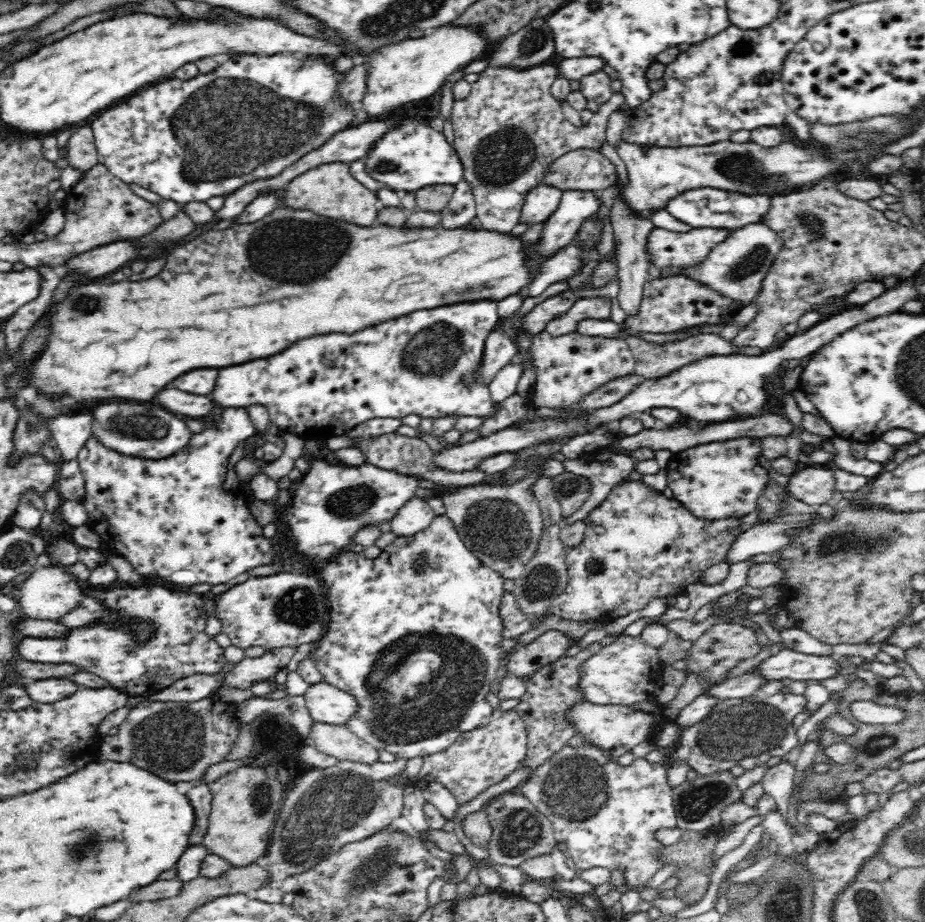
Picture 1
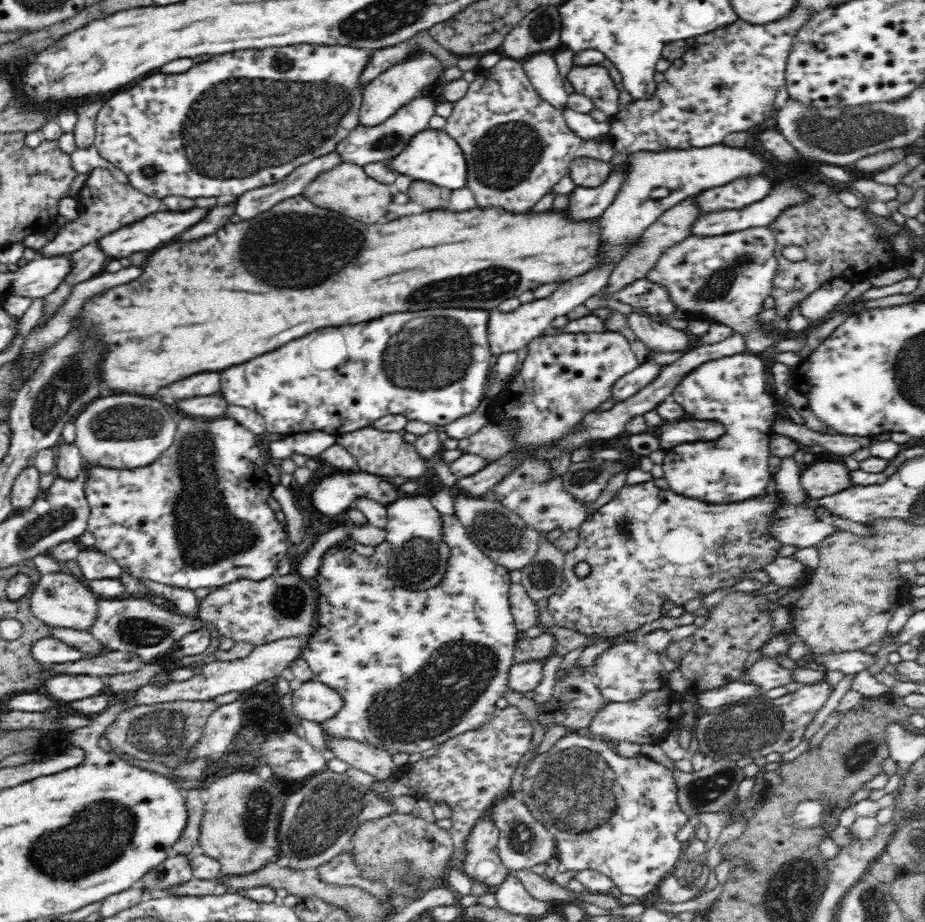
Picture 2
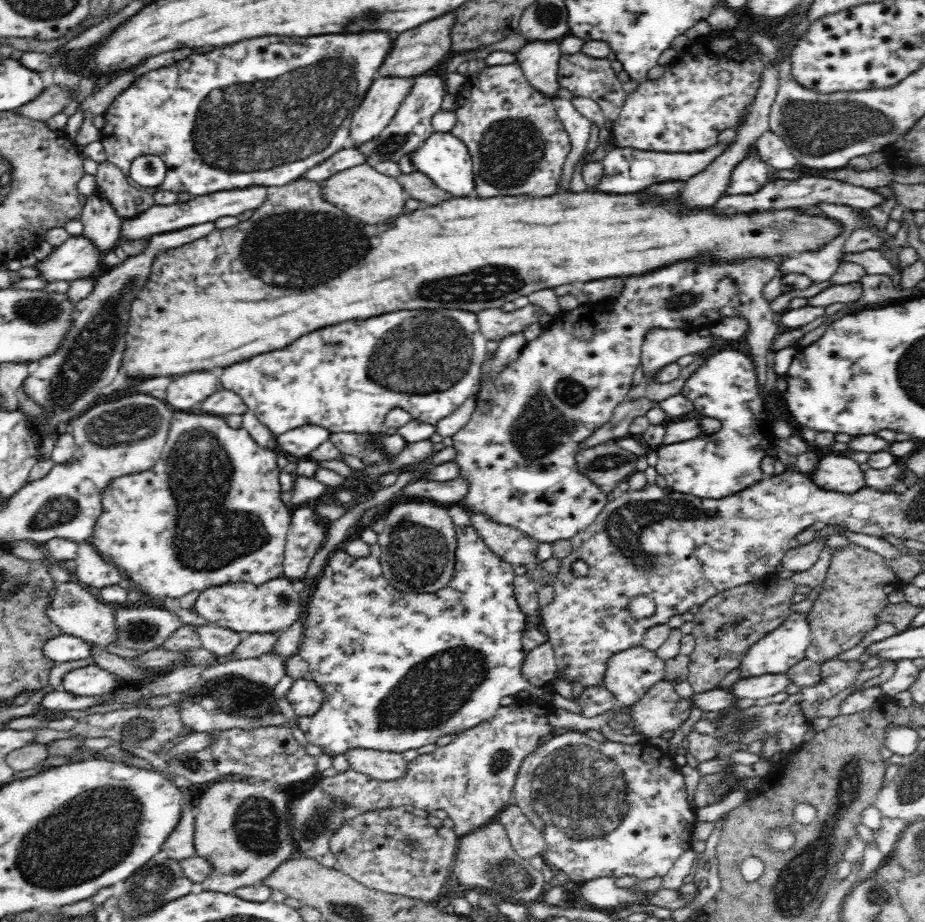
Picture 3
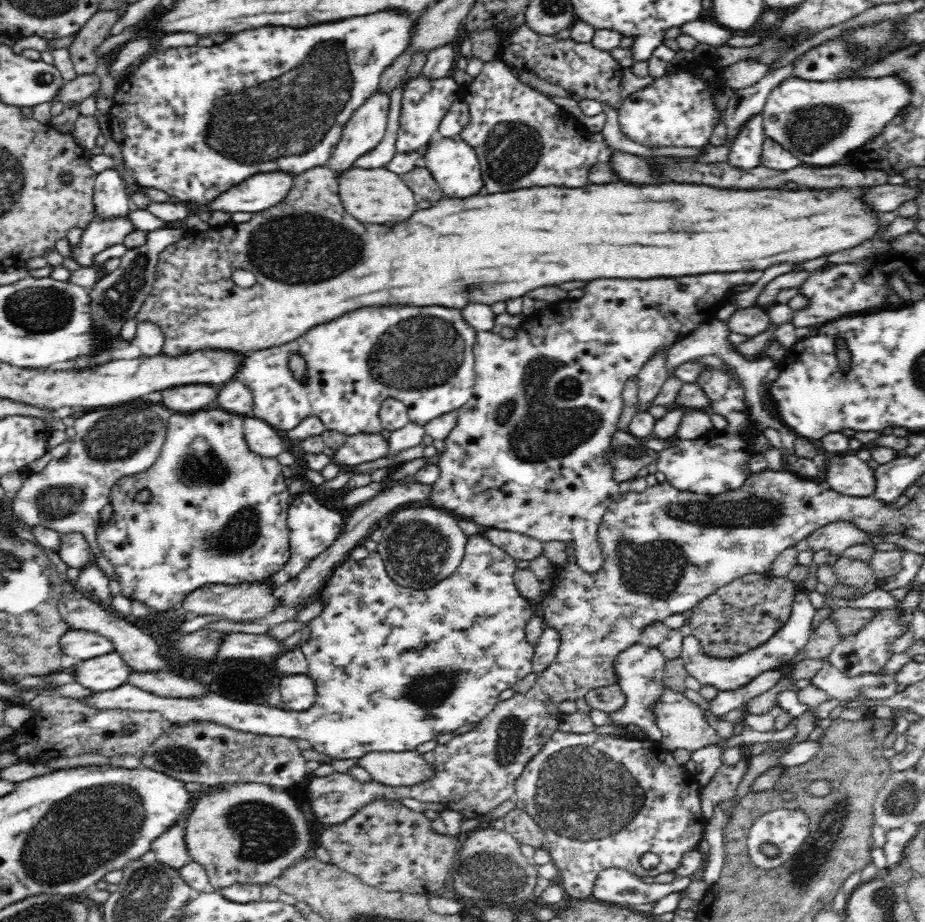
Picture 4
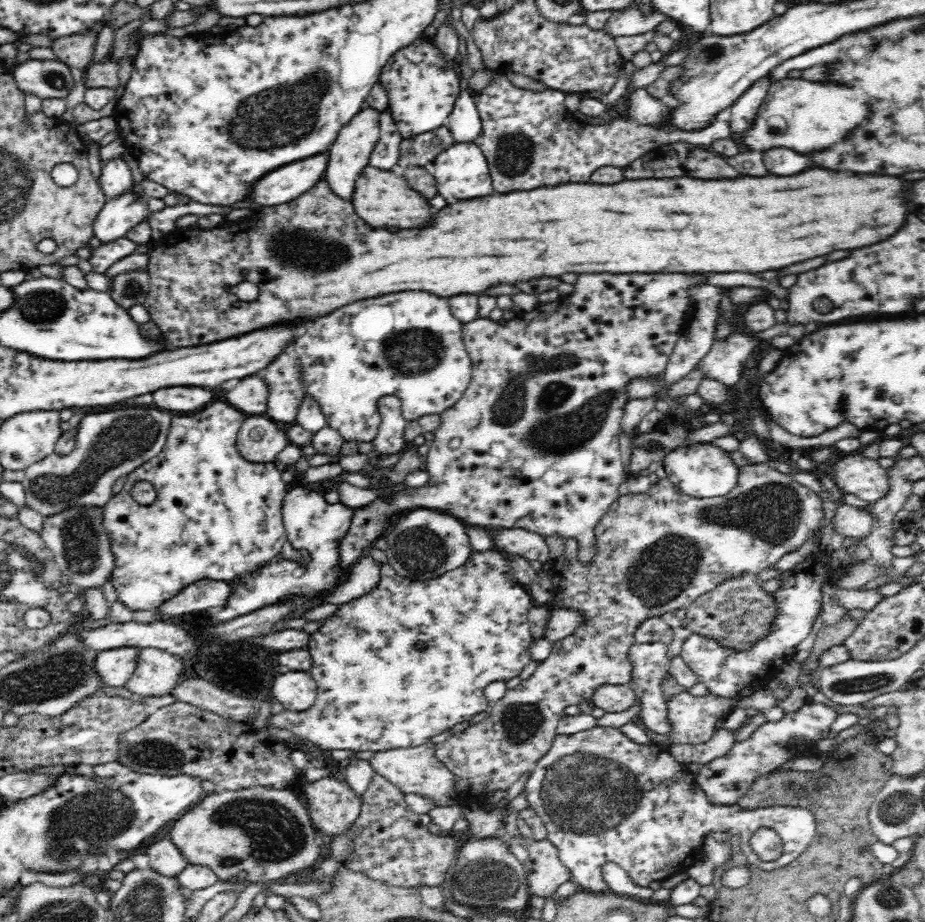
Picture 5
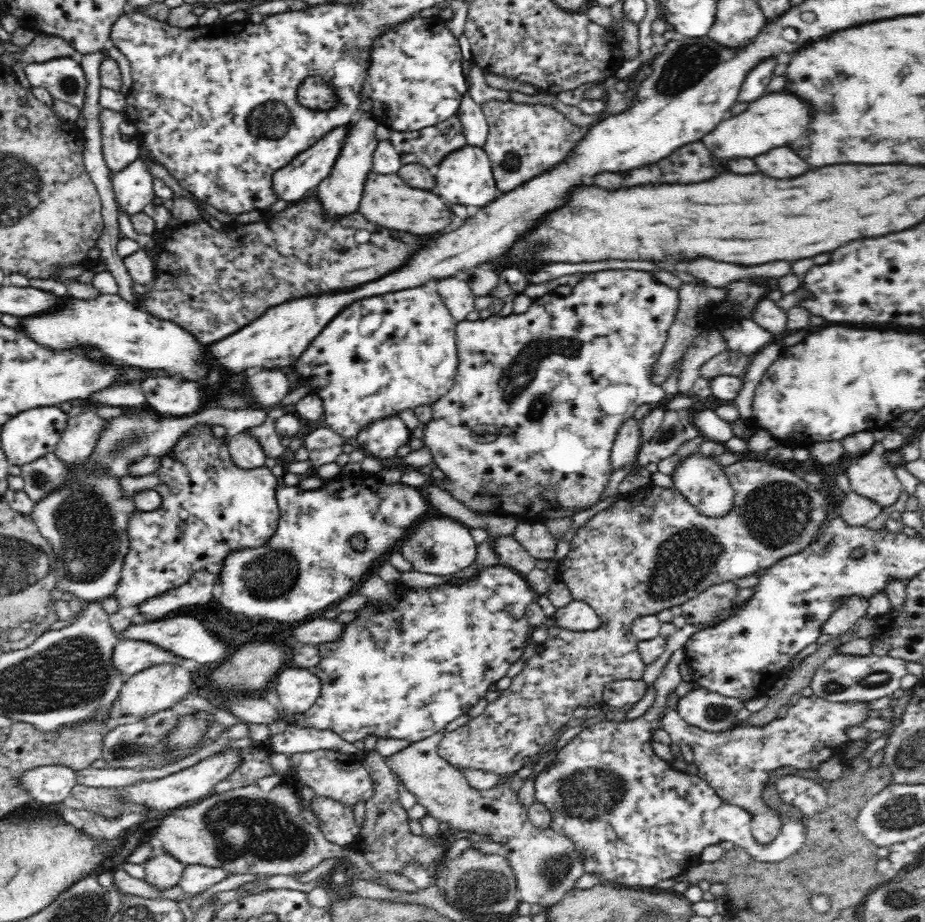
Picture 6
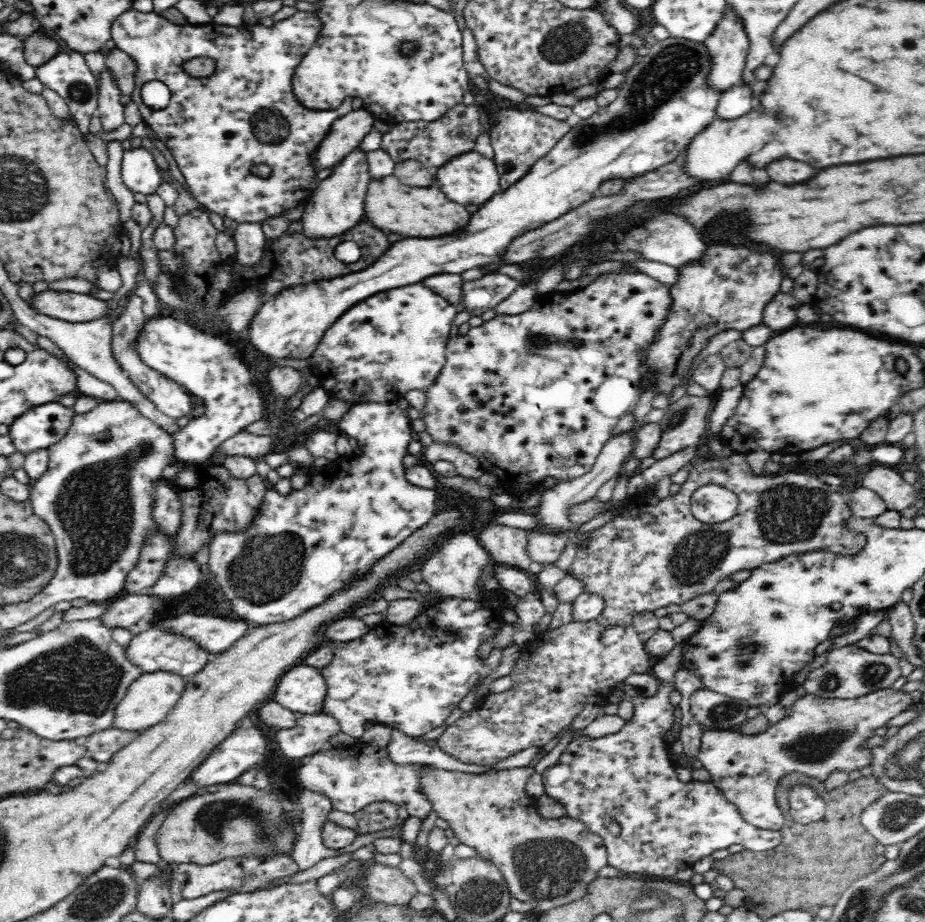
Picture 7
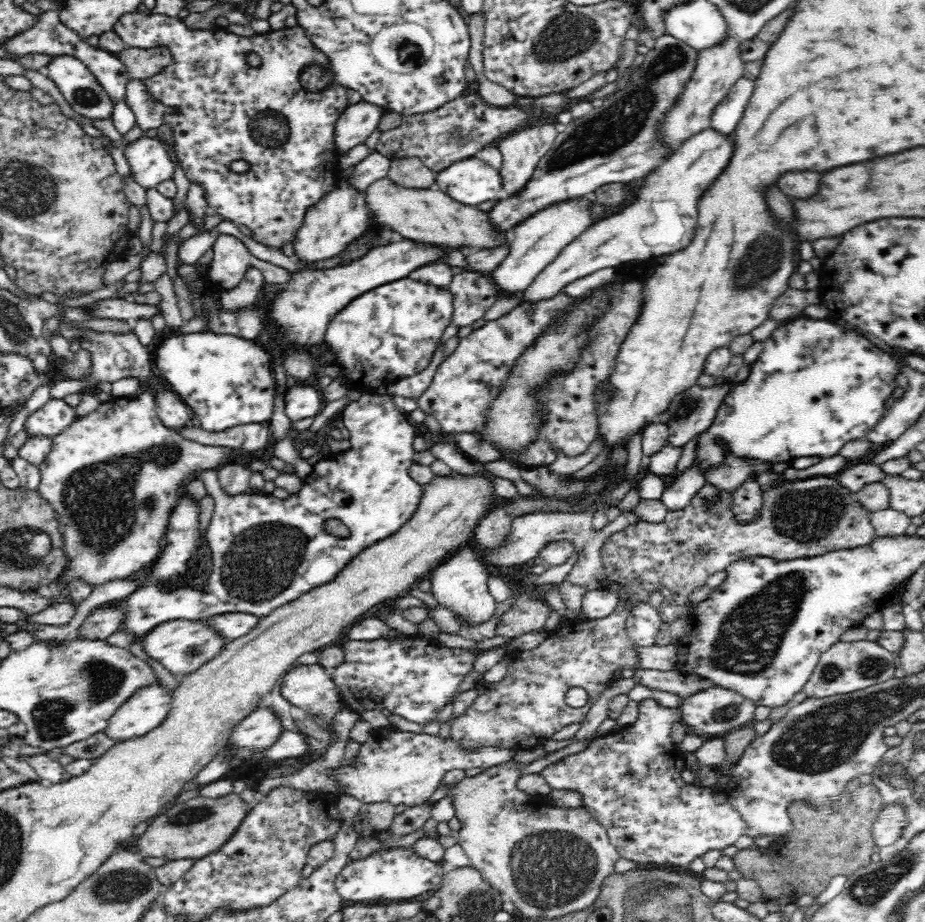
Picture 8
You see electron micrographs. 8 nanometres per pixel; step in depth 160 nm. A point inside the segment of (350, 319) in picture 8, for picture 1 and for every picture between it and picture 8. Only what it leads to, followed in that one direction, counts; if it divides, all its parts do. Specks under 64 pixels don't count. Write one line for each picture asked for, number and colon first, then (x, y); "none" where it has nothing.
1: (423, 364)
2: (432, 366)
3: (346, 378)
4: (423, 357)
5: (409, 344)
6: (381, 356)
7: (387, 345)

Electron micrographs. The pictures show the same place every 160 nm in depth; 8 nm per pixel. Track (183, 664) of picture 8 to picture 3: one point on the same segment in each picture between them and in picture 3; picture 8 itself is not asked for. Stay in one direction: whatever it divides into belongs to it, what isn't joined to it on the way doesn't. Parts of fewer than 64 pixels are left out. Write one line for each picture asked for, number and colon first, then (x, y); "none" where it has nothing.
3: (91, 681)
4: (103, 673)
5: (115, 667)
6: (129, 656)
7: (152, 650)

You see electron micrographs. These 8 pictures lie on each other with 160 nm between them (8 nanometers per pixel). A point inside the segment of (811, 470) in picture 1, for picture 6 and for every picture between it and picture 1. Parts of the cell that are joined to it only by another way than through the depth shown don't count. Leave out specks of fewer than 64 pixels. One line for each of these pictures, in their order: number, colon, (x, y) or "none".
2: (821, 478)
3: (834, 473)
4: (848, 475)
5: (858, 475)
6: (871, 475)

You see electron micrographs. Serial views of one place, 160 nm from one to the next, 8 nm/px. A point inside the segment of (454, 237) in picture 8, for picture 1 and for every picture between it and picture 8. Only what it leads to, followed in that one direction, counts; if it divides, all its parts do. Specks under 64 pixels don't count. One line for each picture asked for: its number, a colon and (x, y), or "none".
1: (328, 190)
2: (345, 188)
3: (361, 191)
4: (374, 195)
5: (380, 197)
6: (386, 200)
7: (422, 212)

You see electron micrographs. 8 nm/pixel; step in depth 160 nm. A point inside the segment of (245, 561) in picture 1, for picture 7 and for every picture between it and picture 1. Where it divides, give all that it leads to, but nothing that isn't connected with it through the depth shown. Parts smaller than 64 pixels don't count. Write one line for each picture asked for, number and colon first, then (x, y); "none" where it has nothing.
2: (198, 516)
3: (208, 513)
4: (217, 514)
5: (217, 516)
6: (211, 508)
7: (212, 501)

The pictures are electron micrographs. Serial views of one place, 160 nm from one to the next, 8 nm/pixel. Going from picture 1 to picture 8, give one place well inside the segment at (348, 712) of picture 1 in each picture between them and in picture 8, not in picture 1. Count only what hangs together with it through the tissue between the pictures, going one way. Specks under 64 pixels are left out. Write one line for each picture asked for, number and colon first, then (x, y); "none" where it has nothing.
2: (313, 700)
3: (305, 696)
4: (298, 692)
5: (297, 691)
6: (297, 688)
7: (302, 689)
8: (309, 687)

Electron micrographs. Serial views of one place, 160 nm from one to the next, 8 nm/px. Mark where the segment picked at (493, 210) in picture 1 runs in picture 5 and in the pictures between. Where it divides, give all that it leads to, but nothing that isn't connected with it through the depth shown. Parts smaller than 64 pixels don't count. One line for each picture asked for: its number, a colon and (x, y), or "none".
2: (516, 145)
3: (518, 144)
4: (521, 138)
5: (530, 139)

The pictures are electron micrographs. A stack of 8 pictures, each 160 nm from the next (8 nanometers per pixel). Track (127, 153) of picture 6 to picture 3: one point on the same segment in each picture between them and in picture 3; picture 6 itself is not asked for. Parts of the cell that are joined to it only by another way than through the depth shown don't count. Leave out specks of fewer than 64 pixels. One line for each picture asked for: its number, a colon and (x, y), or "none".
3: (101, 225)
4: (110, 200)
5: (115, 178)

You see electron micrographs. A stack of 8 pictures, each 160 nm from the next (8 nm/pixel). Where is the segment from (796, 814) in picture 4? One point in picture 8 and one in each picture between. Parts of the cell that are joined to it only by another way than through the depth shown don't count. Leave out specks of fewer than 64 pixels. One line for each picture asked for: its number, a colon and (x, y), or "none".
5: (602, 797)
6: (635, 821)
7: (623, 787)
8: (630, 780)

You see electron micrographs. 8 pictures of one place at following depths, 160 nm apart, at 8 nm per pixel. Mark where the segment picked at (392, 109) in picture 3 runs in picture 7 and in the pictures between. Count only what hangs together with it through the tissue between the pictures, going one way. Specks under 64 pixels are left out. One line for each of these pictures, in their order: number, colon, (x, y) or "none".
4: (365, 129)
5: (353, 147)
6: (340, 192)
7: (337, 204)

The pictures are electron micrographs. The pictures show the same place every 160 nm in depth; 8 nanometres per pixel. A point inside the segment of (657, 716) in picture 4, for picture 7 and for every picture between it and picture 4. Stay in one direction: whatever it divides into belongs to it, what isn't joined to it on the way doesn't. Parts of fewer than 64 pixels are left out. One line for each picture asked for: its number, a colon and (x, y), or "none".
5: (692, 719)
6: (701, 708)
7: (715, 711)

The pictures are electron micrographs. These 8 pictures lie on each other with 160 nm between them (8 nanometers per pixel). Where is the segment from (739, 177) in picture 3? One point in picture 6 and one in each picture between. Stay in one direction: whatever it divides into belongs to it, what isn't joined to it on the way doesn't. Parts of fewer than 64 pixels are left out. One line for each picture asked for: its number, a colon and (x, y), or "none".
4: (745, 152)
5: (742, 113)
6: (755, 85)

